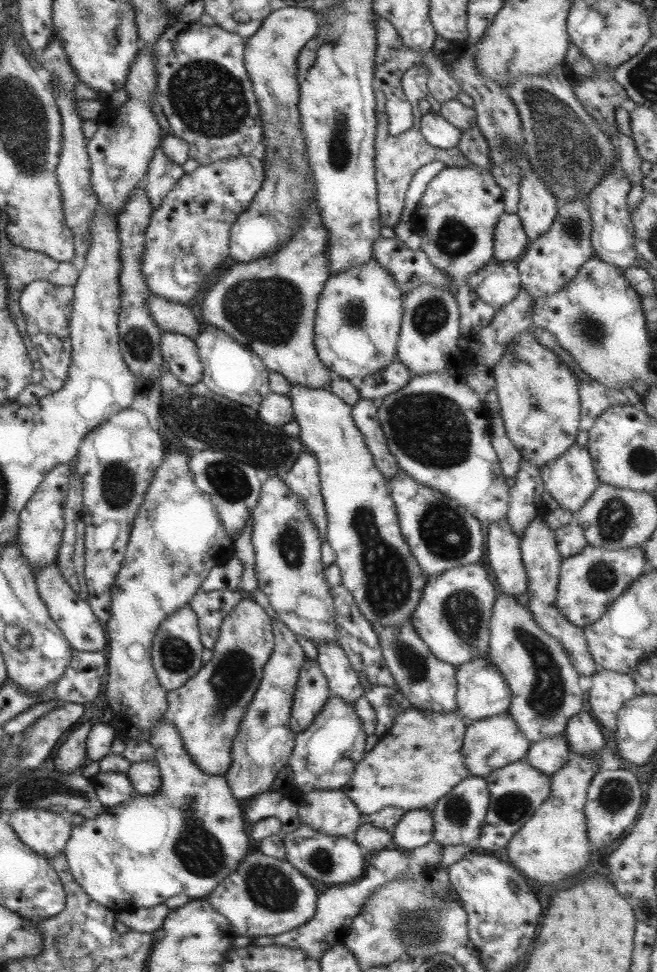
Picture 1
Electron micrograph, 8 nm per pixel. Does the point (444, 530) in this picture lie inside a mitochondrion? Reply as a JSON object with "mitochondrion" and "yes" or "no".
{"mitochondrion":"yes"}

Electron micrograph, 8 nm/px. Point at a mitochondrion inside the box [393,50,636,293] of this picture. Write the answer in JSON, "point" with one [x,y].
{"point":[564,150]}

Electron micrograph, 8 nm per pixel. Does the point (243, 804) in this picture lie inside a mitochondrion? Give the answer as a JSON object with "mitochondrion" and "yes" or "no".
{"mitochondrion":"no"}

